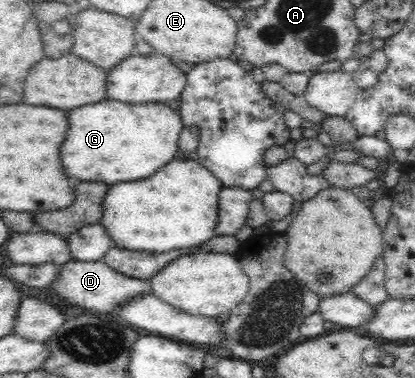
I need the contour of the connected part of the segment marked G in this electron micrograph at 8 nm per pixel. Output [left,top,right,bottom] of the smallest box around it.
[61,99,184,184]

